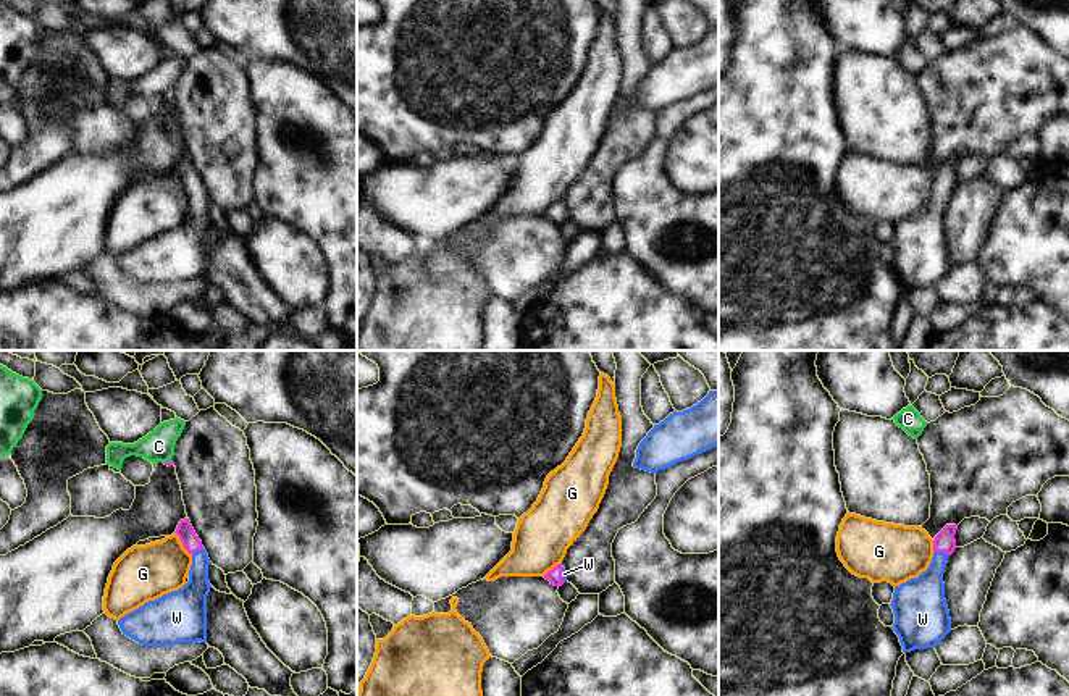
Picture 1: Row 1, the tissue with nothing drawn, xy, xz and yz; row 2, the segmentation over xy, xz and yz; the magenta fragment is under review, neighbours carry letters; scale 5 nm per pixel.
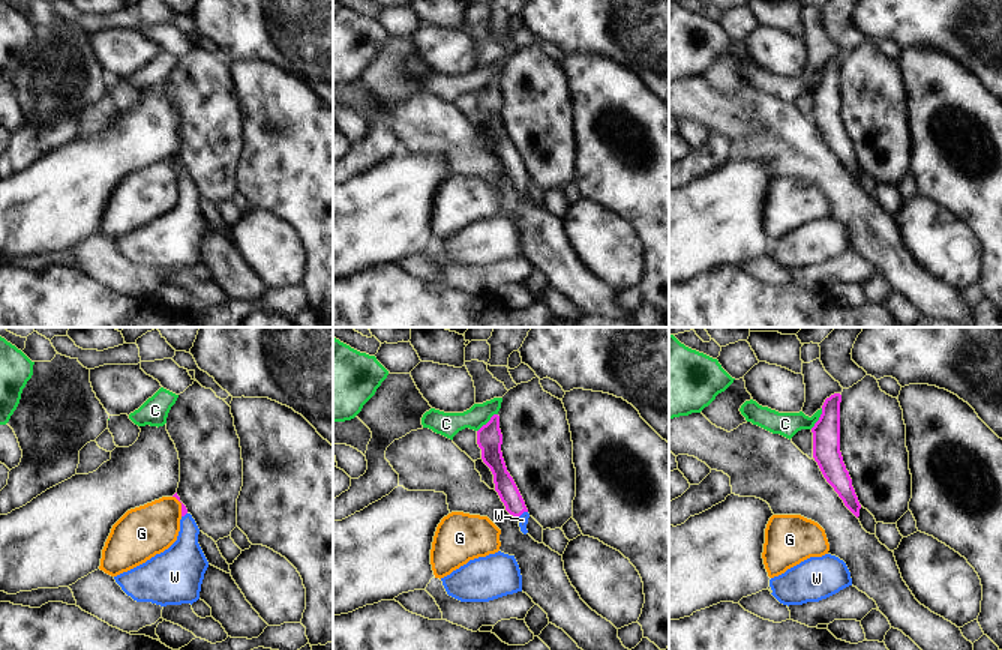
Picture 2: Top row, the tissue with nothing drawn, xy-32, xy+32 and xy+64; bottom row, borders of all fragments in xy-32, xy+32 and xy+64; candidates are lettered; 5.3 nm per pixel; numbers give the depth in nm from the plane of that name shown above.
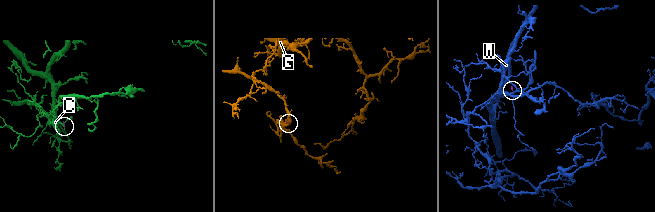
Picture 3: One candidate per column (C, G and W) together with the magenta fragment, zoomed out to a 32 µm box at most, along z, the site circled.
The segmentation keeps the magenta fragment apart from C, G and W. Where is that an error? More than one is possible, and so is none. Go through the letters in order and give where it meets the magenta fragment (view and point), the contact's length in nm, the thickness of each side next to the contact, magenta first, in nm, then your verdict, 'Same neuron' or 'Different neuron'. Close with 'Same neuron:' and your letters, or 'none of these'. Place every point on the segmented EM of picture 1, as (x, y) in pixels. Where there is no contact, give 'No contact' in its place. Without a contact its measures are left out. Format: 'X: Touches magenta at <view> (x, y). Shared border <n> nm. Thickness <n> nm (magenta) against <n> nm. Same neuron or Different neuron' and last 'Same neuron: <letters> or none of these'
C: Touches magenta at xy (168, 461). Shared border 40 nm. Thickness 20 nm (magenta) against 160 nm. Different neuron
G: Touches magenta at xy (181, 541). Shared border 150 nm. Thickness 90 nm (magenta) against 280 nm. Different neuron
W: Touches magenta at yz (942, 551). Shared border 80 nm. Thickness 100 nm (magenta) against 200 nm. Same neuron
Same neuron: W

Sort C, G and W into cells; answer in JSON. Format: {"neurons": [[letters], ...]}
{"neurons": [["C"], ["G"], ["W"]]}

